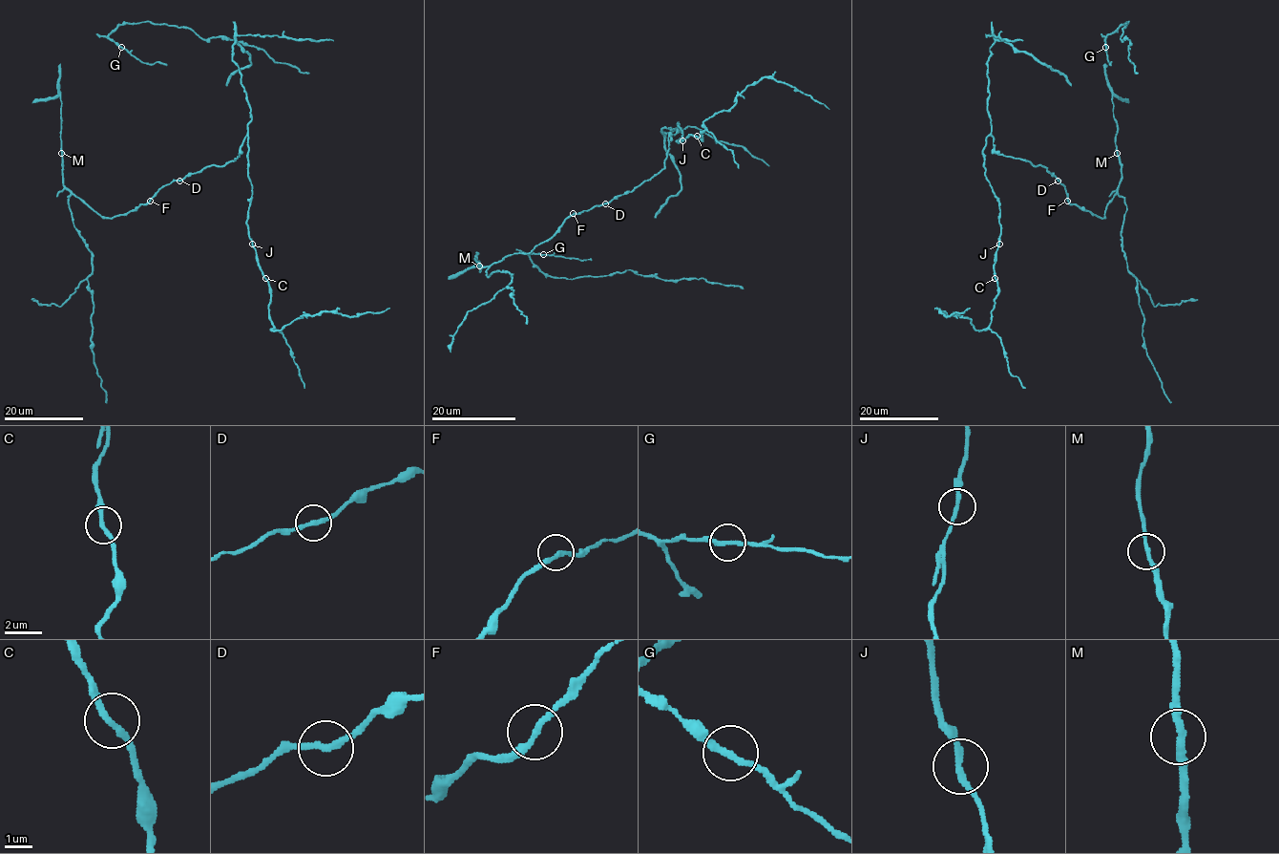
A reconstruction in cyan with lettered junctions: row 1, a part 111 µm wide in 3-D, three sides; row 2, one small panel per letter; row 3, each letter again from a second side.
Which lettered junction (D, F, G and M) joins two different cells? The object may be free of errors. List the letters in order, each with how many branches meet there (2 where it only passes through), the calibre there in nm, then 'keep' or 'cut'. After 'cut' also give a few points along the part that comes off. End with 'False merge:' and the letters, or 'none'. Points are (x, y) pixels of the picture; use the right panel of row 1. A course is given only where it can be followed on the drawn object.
D: 2 branches meet; 240 nm thick; cut; foreign part runs (1058, 181), (999, 155), (987, 138), (1001, 227), (990, 324), (976, 330), (939, 311), (969, 308)
F: 2 branches meet; 240 nm thick; keep
G: 2 branches meet; 240 nm thick; keep
M: 2 branches meet; 240 nm thick; keep
False merge: D

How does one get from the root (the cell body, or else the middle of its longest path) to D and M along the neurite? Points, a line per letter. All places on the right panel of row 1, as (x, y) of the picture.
D: (1068, 201), (1064, 186), (1058, 181)
M: (1068, 201), (1103, 218), (1105, 206), (1116, 194), (1121, 177), (1121, 164), (1117, 153)

